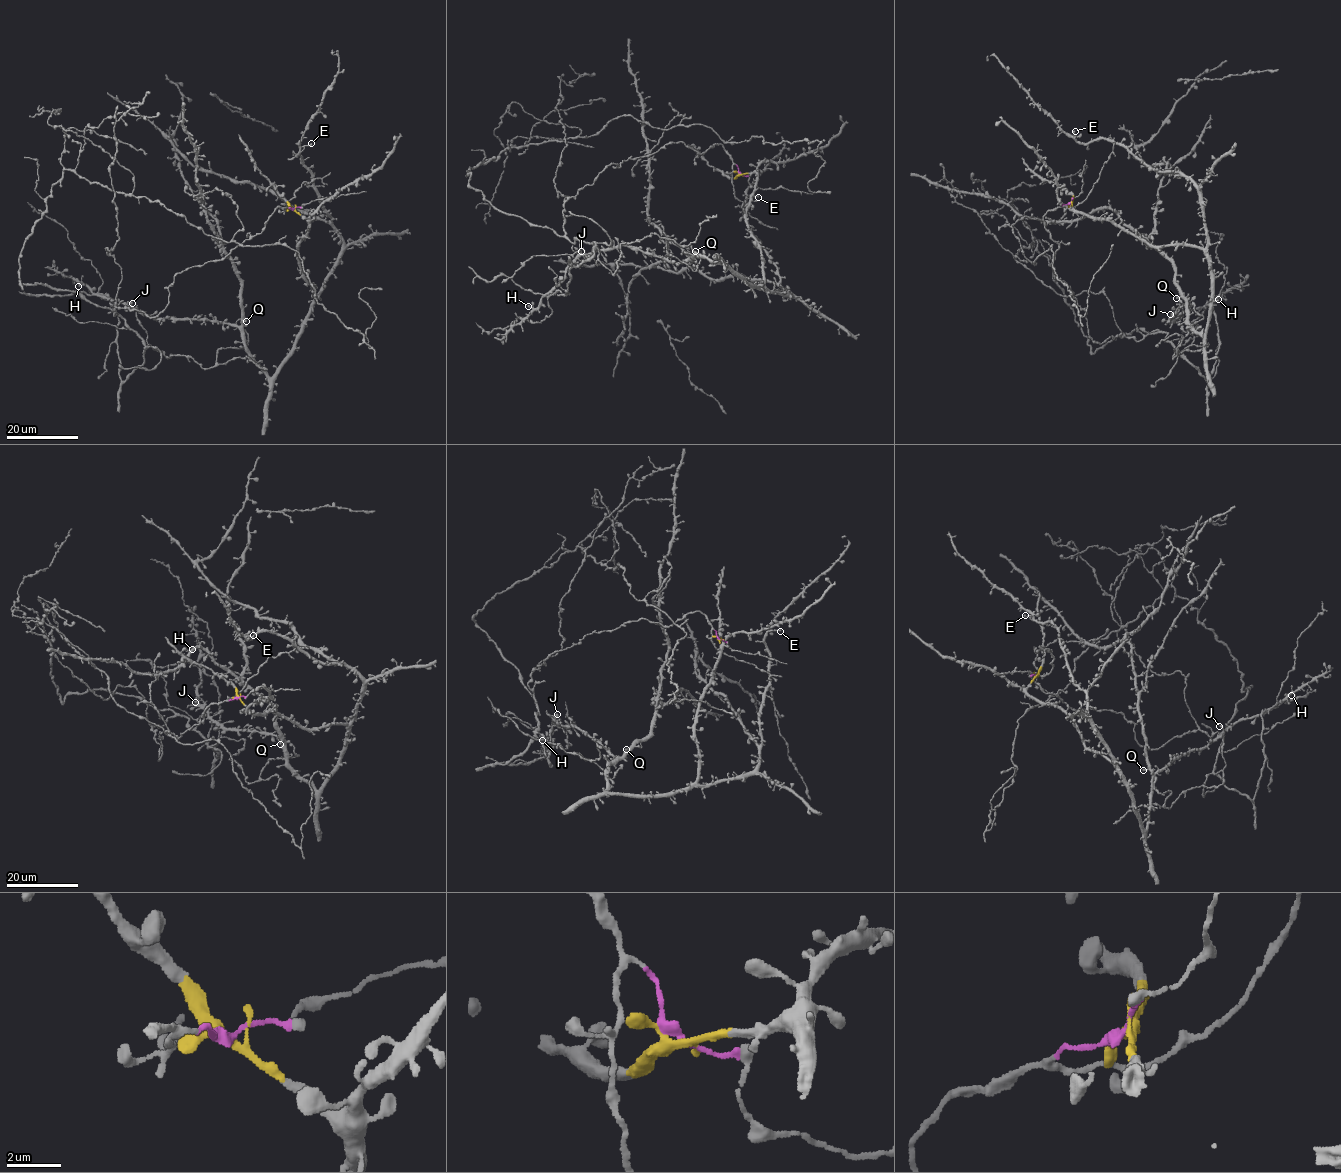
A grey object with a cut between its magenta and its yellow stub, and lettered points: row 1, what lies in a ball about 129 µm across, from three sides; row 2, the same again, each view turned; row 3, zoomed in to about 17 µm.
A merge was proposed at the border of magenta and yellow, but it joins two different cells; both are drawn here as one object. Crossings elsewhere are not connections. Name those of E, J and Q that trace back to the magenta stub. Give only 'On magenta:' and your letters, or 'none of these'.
On magenta: none of these

